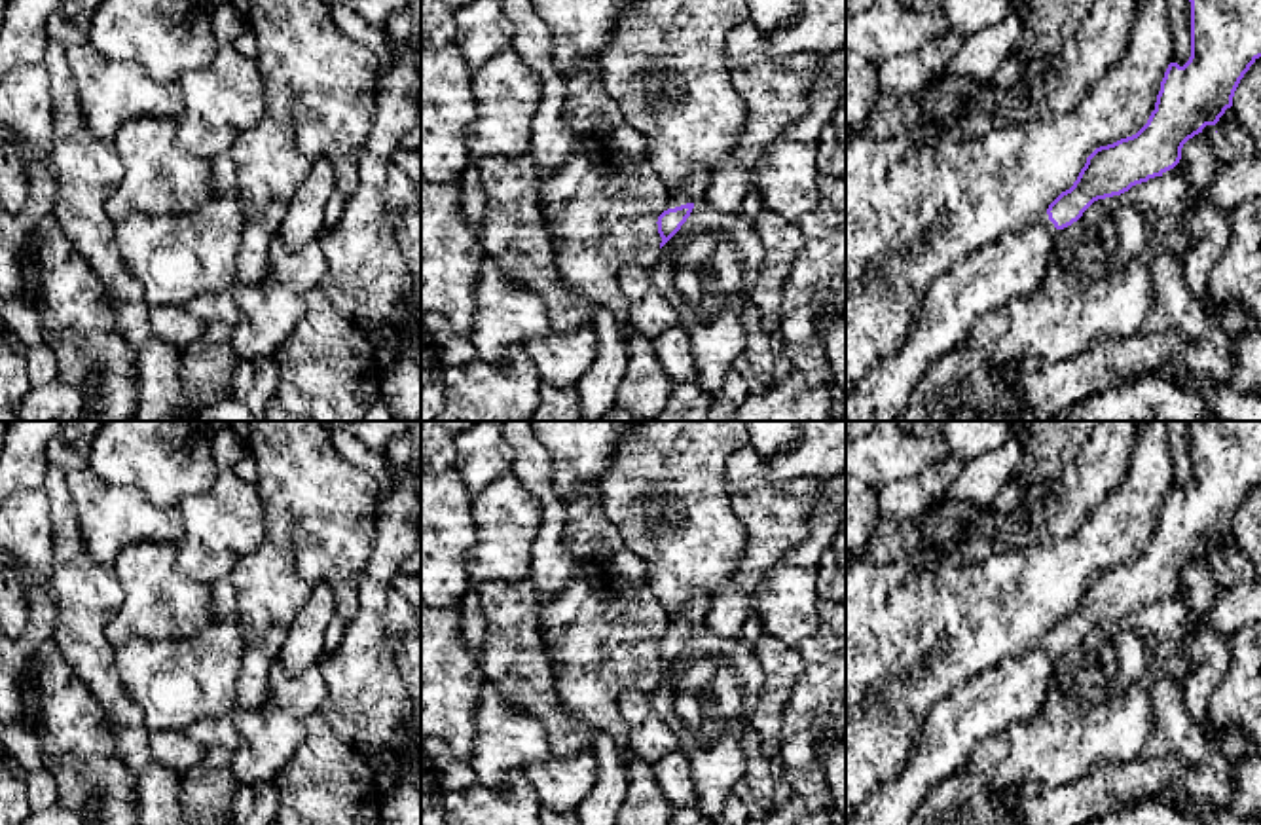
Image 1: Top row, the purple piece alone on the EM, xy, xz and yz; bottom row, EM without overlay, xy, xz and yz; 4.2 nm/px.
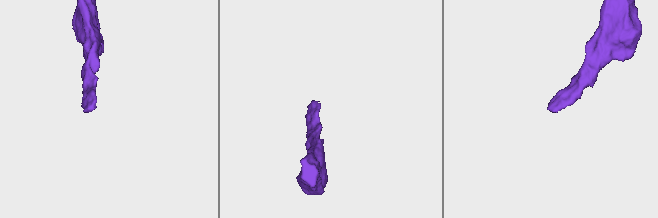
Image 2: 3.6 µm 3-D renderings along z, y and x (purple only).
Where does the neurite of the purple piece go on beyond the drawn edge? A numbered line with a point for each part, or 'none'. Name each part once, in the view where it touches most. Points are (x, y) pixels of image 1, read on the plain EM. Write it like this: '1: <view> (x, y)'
1: xz (694, 611)

